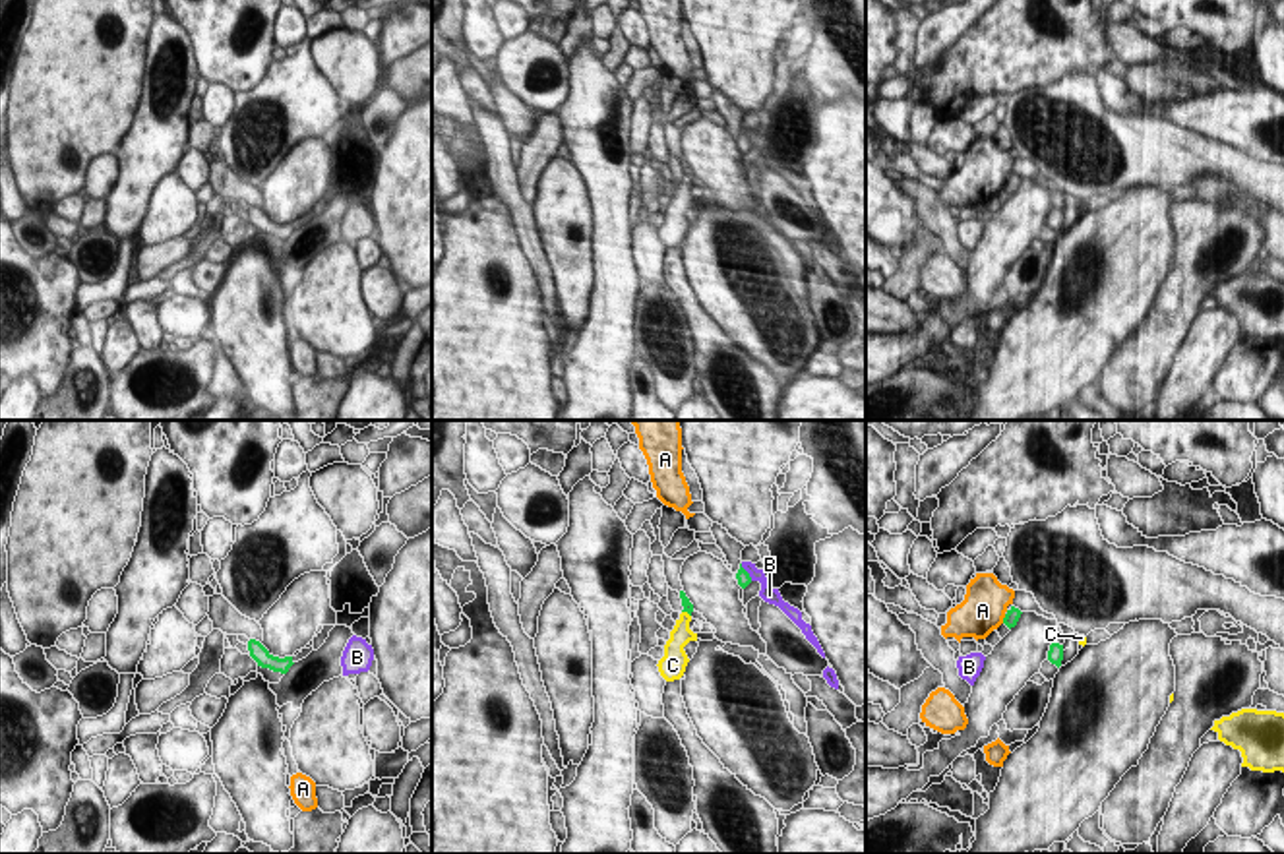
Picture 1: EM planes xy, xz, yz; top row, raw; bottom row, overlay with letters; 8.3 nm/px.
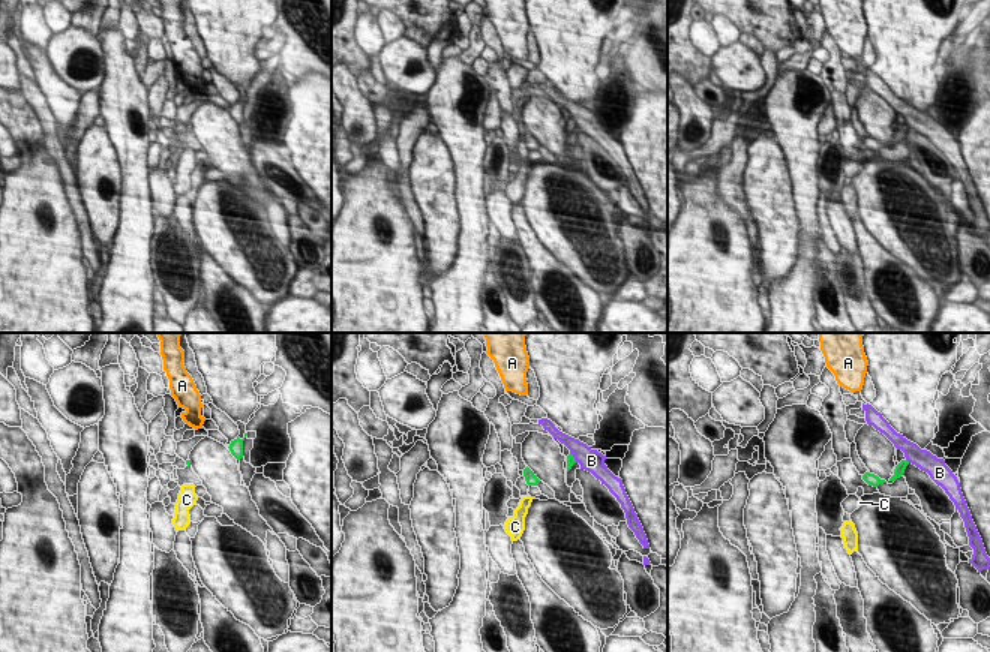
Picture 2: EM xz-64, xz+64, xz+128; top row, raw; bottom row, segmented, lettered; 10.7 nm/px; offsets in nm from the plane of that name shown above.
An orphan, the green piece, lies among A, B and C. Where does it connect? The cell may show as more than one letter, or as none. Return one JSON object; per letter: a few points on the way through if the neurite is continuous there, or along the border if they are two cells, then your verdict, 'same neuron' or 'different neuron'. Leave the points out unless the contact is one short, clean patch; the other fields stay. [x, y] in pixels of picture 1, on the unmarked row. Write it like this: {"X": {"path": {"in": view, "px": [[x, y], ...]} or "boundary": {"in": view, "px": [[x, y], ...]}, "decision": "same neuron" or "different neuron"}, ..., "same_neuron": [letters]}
{"A": {"boundary": {"in": "yz", "px": [[1006, 181], [1002, 188]]}, "decision": "different neuron"}, "B": {"boundary": {"in": "xz", "px": [[740, 130], [752, 146]]}, "decision": "different neuron"}, "C": {"path": {"in": "xz", "px": [[688, 173], [686, 177], [680, 202]]}, "decision": "same neuron"}, "same_neuron": ["C"]}

